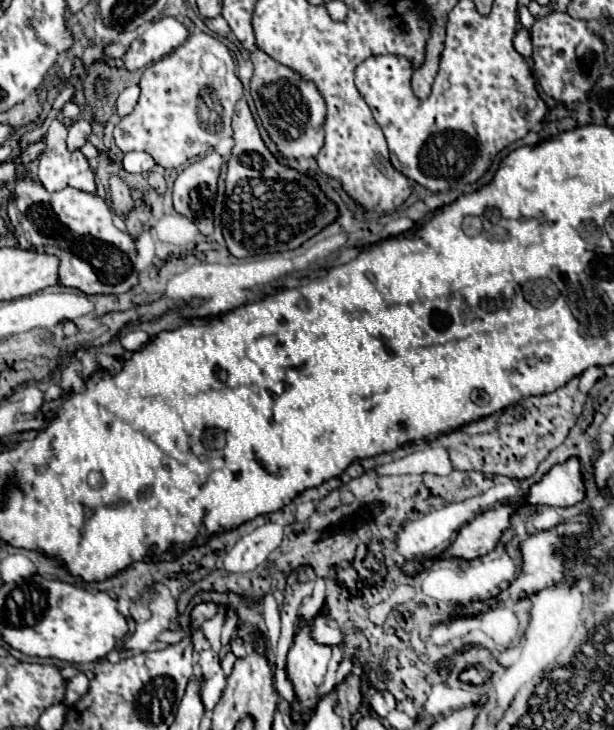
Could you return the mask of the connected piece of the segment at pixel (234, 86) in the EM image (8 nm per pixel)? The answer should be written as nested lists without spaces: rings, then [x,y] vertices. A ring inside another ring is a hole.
[[[204,32],[192,34],[182,46],[178,46],[166,58],[158,60],[156,64],[144,70],[140,90],[142,92],[136,108],[128,116],[124,116],[114,128],[114,140],[122,152],[148,152],[156,160],[156,164],[170,170],[182,166],[194,156],[204,154],[208,148],[214,148],[222,138],[232,136],[230,120],[236,102],[242,98],[242,82],[236,76],[236,66],[230,50],[218,38],[208,36]]]

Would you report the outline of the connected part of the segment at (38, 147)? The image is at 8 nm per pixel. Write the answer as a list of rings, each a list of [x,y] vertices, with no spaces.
[[[38,142],[38,144],[32,144],[32,146],[26,146],[26,150],[22,150],[20,154],[20,164],[30,164],[32,160],[36,160],[36,156],[44,150],[44,142]]]

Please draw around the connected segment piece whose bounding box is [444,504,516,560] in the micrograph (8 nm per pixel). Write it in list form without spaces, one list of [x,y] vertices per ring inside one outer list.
[[[506,504],[480,514],[460,530],[458,538],[444,552],[444,556],[460,556],[472,560],[494,550],[500,534],[510,526],[510,516],[514,510],[516,504]]]

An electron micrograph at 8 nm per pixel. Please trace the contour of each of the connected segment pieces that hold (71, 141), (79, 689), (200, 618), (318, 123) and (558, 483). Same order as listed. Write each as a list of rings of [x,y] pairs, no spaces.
[[[78,118],[68,130],[68,140],[66,140],[68,148],[78,150],[90,138],[90,134],[92,134],[92,122],[88,118]]]
[[[82,672],[76,674],[74,678],[66,680],[66,696],[64,696],[64,704],[66,704],[66,706],[76,704],[76,702],[86,694],[86,690],[88,690],[88,678],[86,678]]]
[[[198,604],[194,610],[192,610],[192,616],[194,616],[194,626],[202,624],[204,620],[212,618],[214,614],[218,612],[218,608],[214,604]]]
[[[254,50],[250,54],[250,62],[254,64],[252,98],[270,140],[276,144],[278,152],[284,158],[290,160],[314,158],[324,144],[322,124],[326,114],[326,104],[318,94],[316,86],[312,82],[302,80],[294,70],[274,62],[262,50]]]
[[[570,458],[564,464],[554,466],[538,484],[528,492],[526,502],[546,506],[574,506],[584,498],[584,484],[580,474],[580,462]]]

